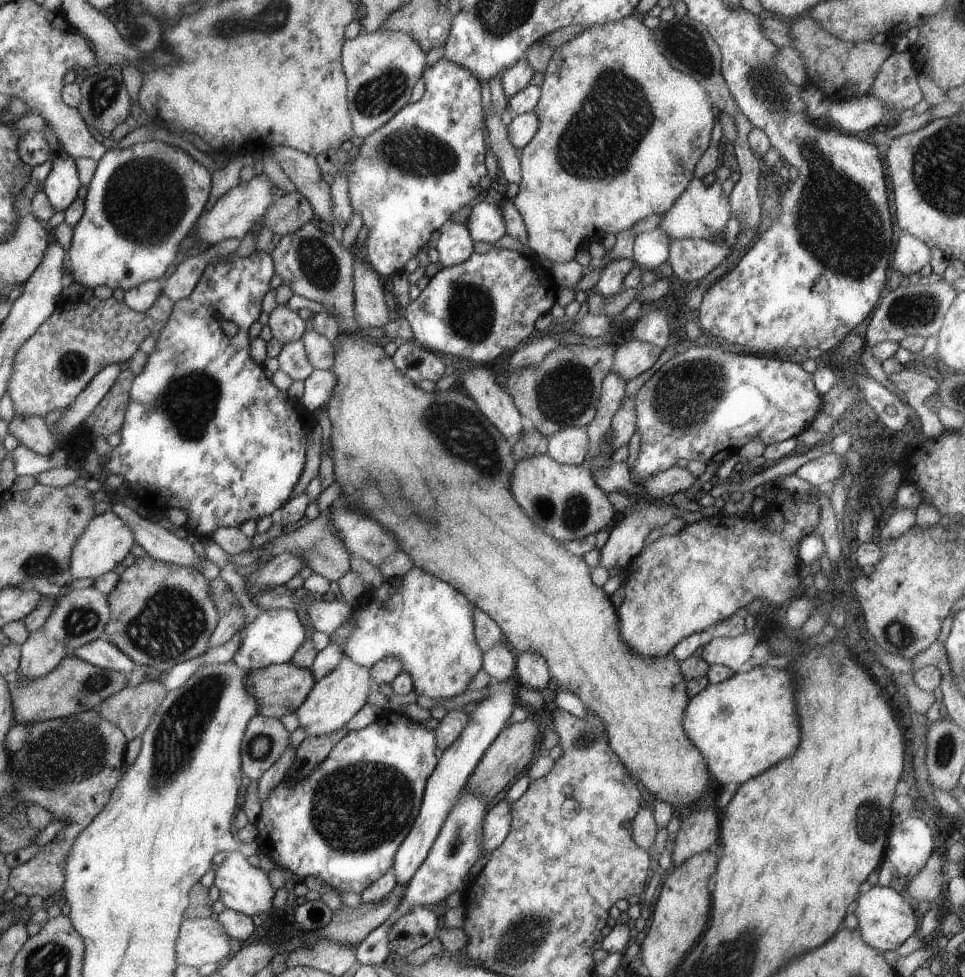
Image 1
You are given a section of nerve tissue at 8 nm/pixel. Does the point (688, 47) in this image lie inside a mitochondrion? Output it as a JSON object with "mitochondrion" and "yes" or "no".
{"mitochondrion":"yes"}

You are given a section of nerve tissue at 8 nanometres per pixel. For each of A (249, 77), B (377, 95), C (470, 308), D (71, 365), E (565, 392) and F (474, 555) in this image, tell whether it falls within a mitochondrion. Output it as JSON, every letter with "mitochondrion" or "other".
{"A":"other","B":"mitochondrion","C":"mitochondrion","D":"mitochondrion","E":"mitochondrion","F":"other"}

